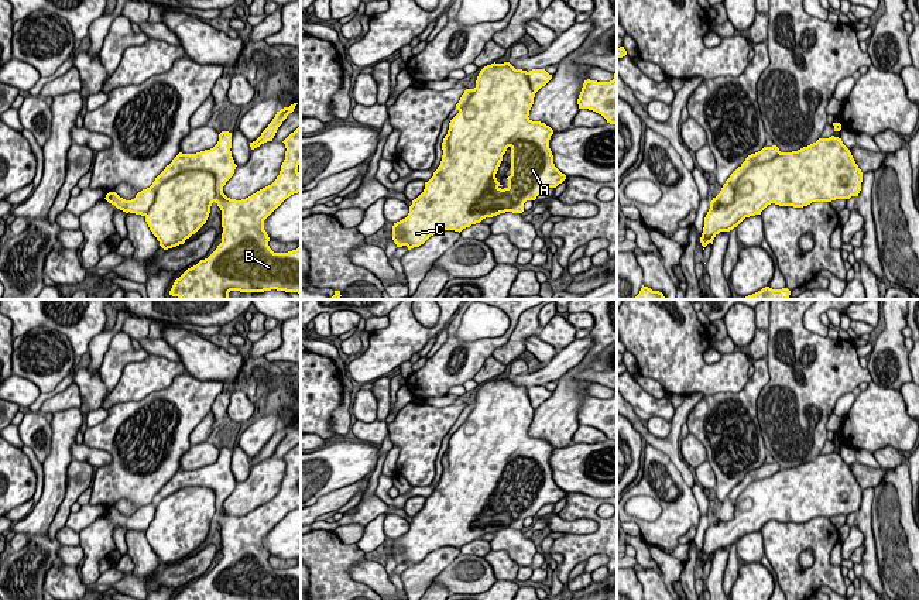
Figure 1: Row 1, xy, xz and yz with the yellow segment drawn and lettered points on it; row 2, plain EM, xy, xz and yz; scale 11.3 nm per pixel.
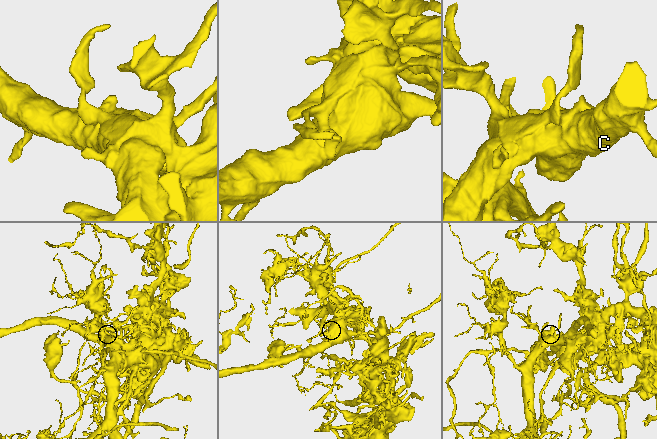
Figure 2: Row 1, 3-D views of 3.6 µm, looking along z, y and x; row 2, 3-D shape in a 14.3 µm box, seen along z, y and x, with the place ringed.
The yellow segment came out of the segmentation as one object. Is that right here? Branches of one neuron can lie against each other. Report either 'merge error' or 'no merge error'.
merge error

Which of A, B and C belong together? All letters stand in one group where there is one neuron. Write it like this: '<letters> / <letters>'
A C / B

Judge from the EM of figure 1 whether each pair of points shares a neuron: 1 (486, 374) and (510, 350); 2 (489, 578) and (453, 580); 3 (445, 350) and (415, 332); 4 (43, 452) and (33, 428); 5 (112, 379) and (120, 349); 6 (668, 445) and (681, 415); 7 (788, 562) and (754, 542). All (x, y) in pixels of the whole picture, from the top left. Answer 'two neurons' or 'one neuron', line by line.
1: two neurons
2: one neuron
3: two neurons
4: one neuron
5: one neuron
6: one neuron
7: two neurons

